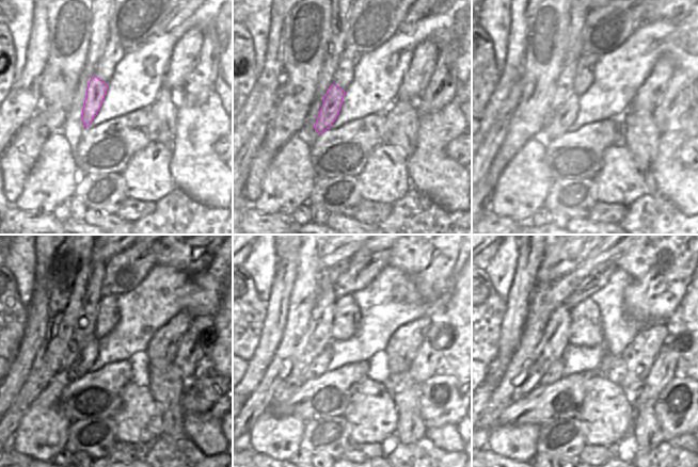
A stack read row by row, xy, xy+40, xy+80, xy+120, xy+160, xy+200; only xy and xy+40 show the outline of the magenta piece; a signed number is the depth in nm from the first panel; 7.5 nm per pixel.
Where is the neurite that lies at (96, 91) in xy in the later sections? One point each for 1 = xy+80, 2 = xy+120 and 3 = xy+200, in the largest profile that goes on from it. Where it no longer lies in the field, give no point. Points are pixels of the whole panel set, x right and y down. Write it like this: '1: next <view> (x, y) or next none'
1: next xy+80 (559, 124)
2: next xy+120 (81, 366)
3: next xy+200 (554, 373)

